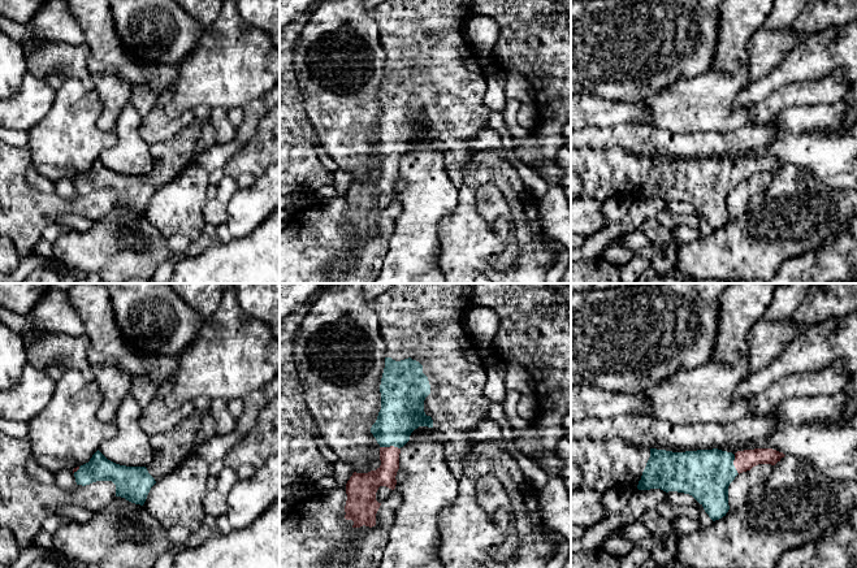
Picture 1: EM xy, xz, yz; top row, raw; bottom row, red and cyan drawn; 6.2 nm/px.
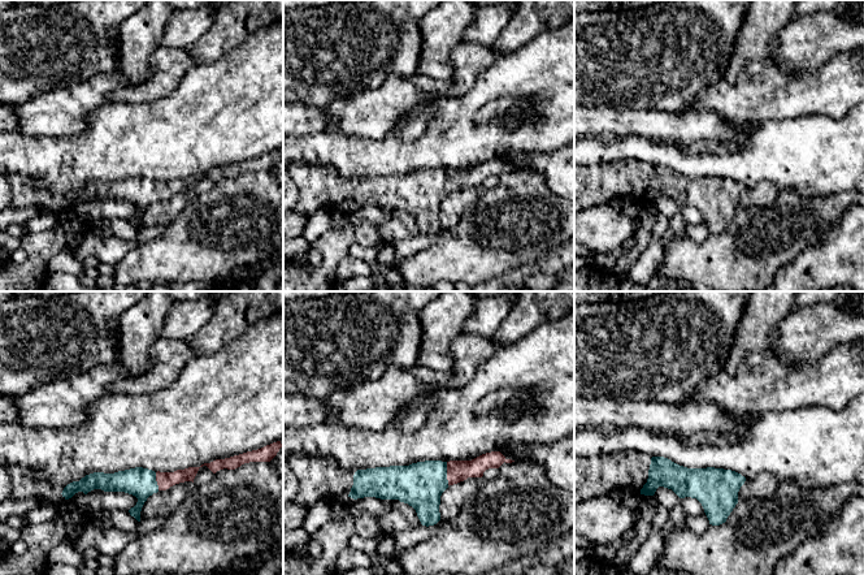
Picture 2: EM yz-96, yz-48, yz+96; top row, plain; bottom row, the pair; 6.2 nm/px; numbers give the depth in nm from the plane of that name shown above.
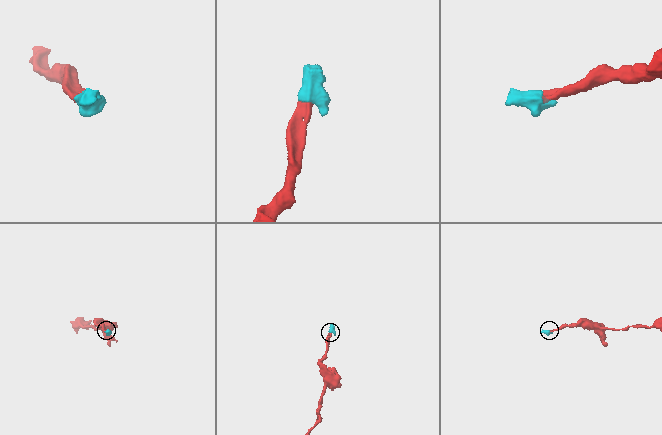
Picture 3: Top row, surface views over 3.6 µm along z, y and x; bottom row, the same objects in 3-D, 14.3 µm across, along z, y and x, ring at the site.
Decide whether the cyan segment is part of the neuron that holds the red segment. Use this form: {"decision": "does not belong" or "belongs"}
{"decision": "belongs"}

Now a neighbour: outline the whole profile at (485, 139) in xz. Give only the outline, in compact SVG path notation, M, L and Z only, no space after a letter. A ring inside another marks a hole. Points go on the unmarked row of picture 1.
M490 127L479 130L473 138L467 140L467 143L469 146L471 152L490 149L503 159L507 157L502 138L495 130Z

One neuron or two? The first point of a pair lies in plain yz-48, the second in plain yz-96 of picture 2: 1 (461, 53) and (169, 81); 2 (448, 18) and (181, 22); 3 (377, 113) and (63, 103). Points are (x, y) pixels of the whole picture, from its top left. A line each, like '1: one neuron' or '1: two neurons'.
1: one neuron
2: two neurons
3: one neuron

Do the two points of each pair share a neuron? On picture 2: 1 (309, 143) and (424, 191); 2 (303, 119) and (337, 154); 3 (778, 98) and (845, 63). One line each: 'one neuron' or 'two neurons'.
1: two neurons
2: two neurons
3: one neuron

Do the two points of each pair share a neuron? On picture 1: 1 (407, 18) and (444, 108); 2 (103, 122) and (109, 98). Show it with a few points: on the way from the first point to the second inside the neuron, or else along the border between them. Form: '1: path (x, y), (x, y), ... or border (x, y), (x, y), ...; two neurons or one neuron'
1: path (421, 40), (428, 65), (444, 82), (444, 86); one neuron
2: path (108, 116), (109, 104); one neuron

